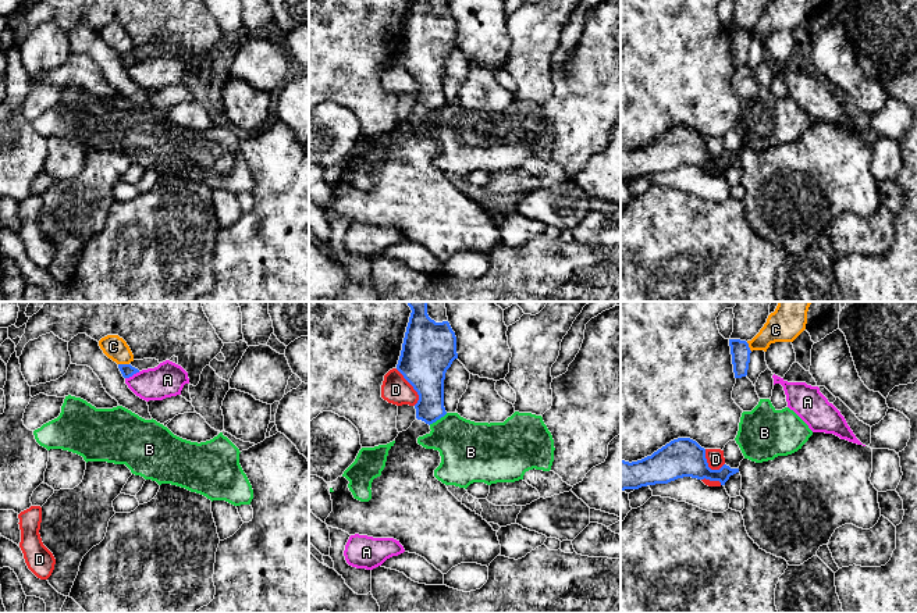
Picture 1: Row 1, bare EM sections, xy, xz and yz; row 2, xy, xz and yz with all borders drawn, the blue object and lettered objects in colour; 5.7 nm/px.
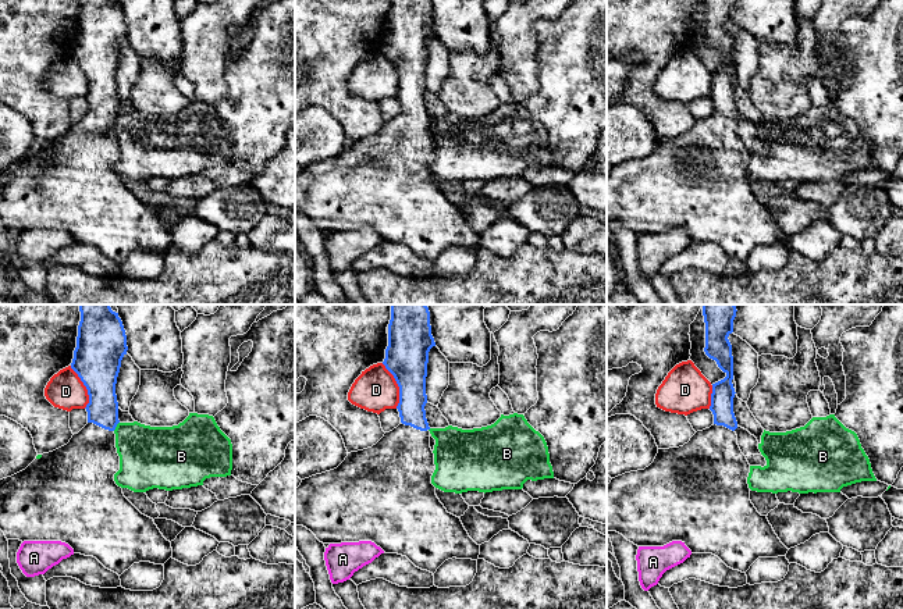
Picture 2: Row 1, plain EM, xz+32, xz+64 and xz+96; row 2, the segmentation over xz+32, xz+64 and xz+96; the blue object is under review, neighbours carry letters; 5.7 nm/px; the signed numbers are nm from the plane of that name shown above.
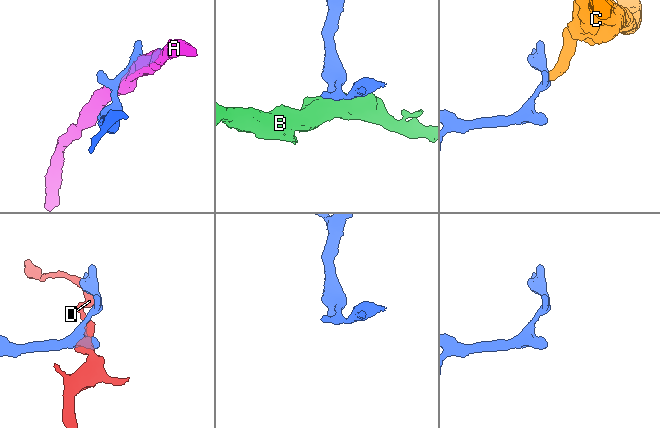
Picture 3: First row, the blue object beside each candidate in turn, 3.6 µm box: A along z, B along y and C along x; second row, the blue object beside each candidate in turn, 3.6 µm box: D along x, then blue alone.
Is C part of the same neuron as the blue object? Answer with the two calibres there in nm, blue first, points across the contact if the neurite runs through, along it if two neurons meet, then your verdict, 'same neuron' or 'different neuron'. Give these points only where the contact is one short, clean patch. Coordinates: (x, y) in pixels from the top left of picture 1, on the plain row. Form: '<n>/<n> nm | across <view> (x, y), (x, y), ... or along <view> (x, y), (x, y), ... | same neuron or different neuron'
80/140 nm | along xy (118, 52), (128, 53) | different neuron

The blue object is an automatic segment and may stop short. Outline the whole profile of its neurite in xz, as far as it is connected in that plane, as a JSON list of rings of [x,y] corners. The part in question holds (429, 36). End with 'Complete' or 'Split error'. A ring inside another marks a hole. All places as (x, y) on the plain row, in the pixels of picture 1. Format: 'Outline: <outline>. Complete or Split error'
Outline: [[[412,0],[397,58],[419,83],[415,93],[416,108],[395,126],[381,164],[372,171],[369,190],[355,188],[348,177],[349,170],[342,164],[327,171],[333,178],[330,181],[333,200],[326,207],[328,215],[342,218],[349,224],[394,227],[405,240],[424,246],[442,263],[461,252],[477,252],[488,256],[501,242],[497,220],[481,204],[459,190],[447,174],[434,165],[434,158],[441,152],[440,140],[417,132],[417,126],[430,122],[430,114],[447,103],[444,68],[455,47],[458,47],[456,25],[449,11],[436,11],[427,0]]]. Split error

